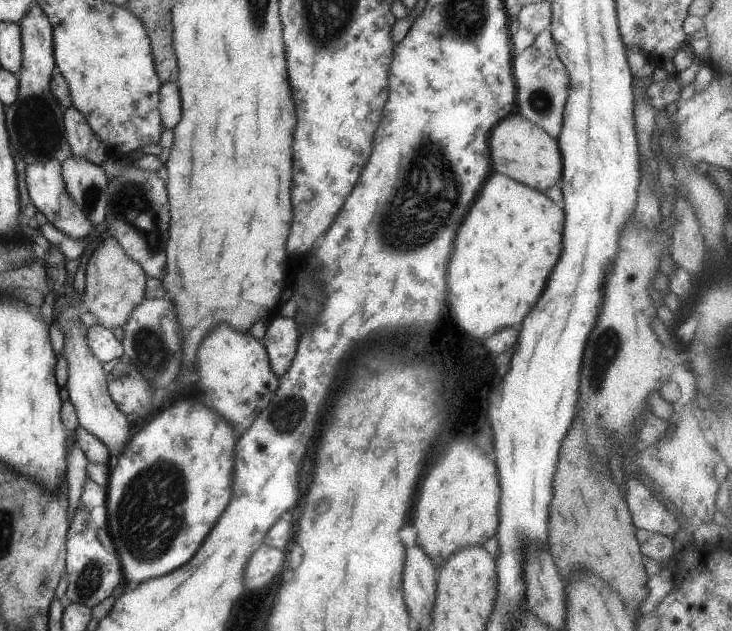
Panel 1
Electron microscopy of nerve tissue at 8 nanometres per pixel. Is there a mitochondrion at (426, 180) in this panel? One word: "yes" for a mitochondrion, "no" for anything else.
yes

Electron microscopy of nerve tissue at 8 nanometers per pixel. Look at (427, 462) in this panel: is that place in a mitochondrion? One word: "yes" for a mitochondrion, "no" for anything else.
no

